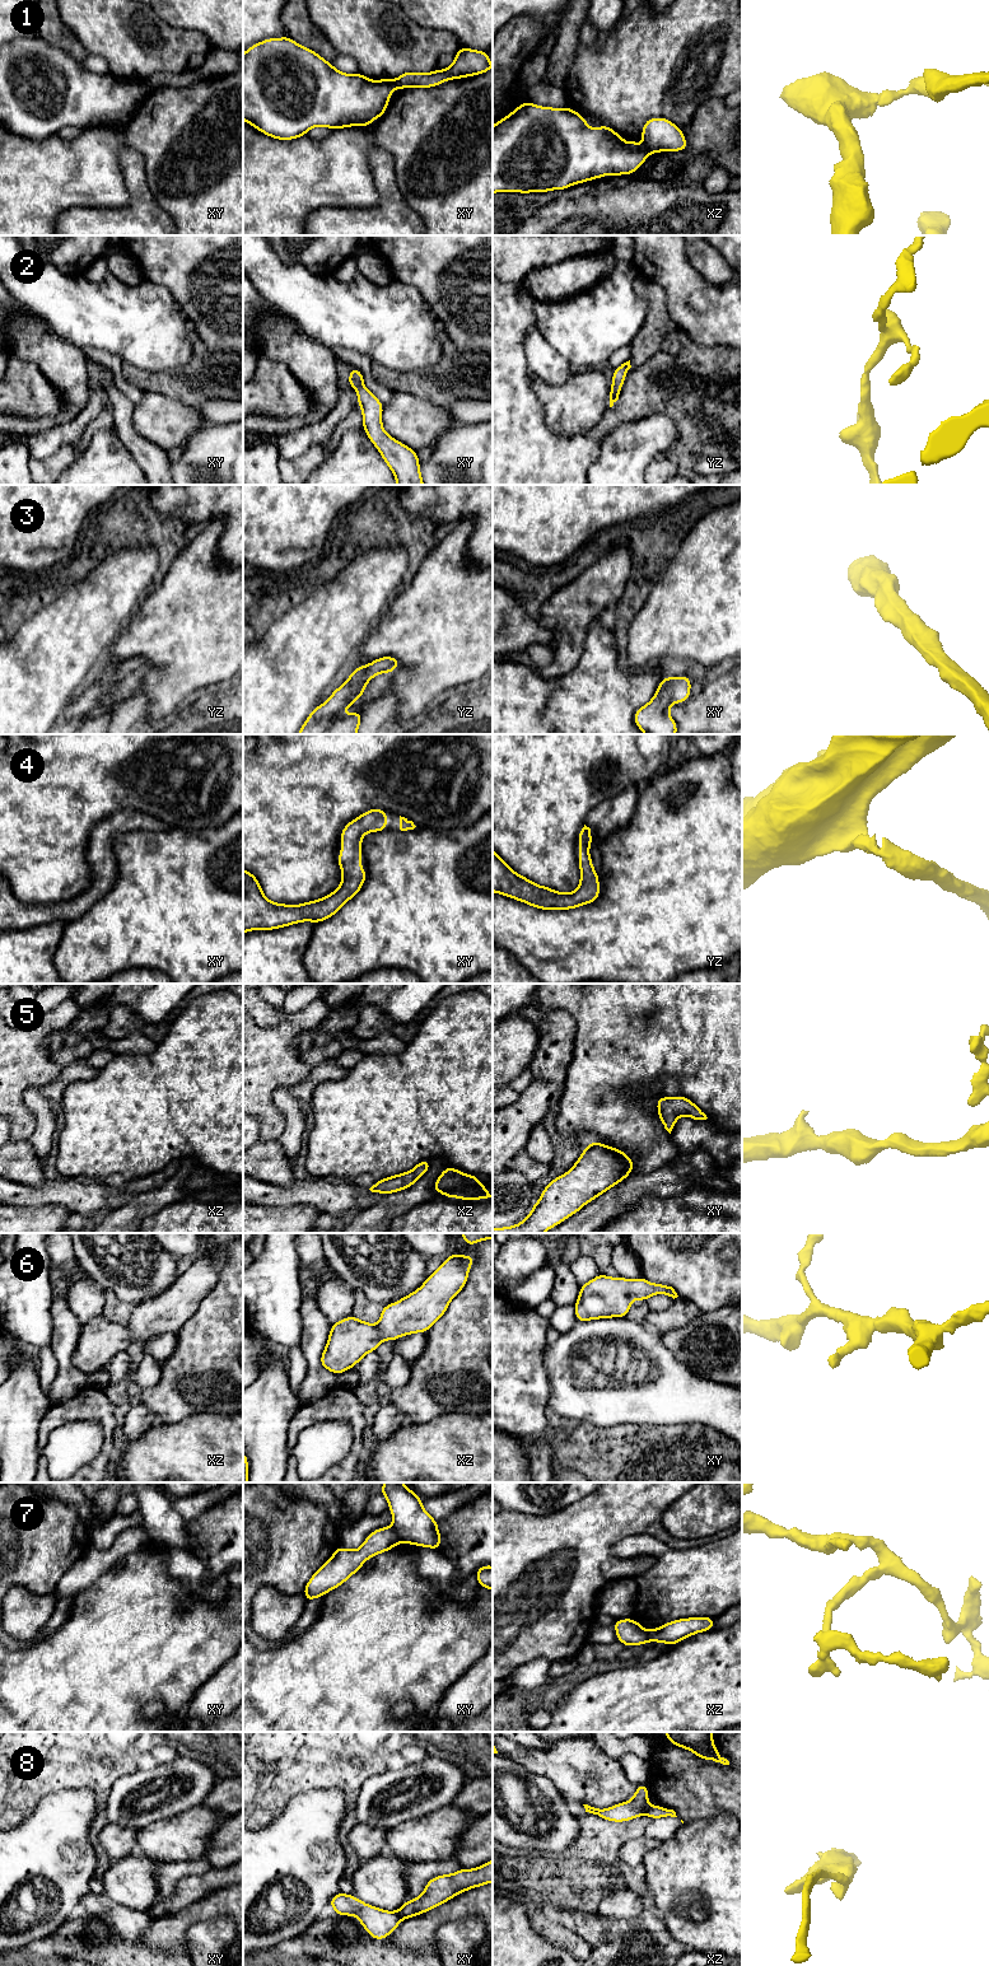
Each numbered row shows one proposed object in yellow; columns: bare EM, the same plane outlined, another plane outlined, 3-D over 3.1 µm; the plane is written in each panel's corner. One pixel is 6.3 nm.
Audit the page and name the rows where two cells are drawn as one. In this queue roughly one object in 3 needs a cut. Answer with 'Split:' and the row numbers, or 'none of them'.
Split: 1, 7, 8

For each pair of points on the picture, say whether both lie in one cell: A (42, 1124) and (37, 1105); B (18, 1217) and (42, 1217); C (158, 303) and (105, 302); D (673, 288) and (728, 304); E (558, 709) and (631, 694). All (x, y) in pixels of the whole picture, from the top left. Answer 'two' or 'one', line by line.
A: one
B: one
C: one
D: one
E: one

